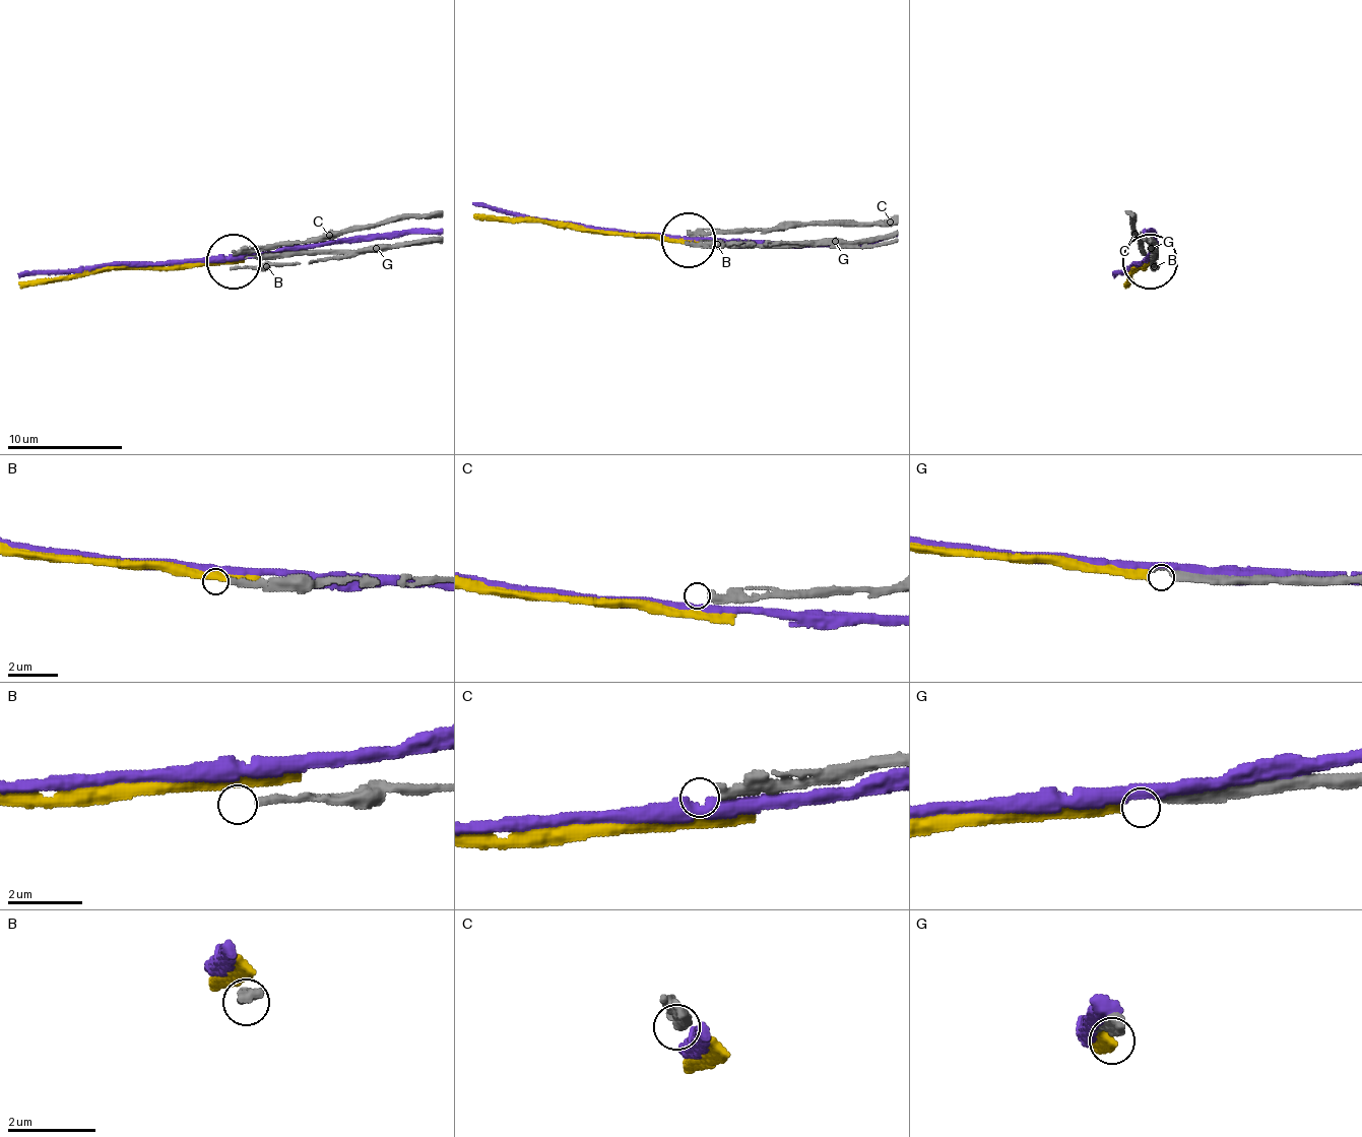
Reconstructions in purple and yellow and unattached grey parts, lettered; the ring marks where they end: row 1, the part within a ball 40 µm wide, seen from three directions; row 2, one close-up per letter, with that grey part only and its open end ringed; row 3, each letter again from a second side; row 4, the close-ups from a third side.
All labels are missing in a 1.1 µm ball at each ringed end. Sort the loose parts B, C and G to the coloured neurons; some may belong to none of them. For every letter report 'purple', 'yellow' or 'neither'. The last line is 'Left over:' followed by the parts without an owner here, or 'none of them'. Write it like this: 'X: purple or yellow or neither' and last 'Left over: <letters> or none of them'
B: neither
C: neither
G: yellow
Left over: B, C

